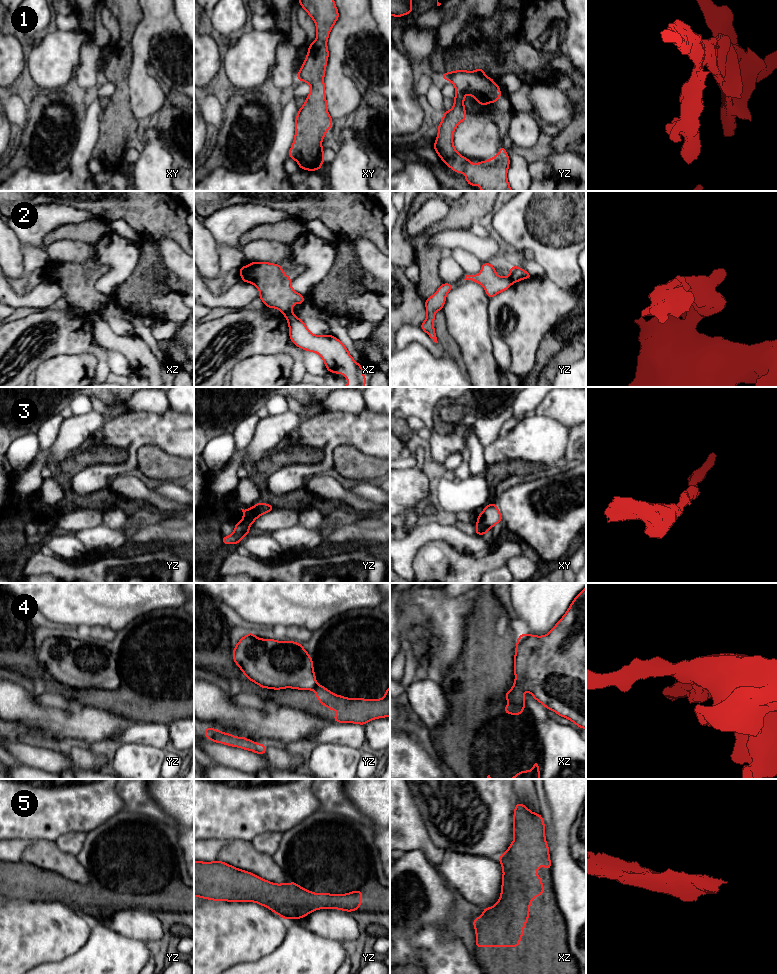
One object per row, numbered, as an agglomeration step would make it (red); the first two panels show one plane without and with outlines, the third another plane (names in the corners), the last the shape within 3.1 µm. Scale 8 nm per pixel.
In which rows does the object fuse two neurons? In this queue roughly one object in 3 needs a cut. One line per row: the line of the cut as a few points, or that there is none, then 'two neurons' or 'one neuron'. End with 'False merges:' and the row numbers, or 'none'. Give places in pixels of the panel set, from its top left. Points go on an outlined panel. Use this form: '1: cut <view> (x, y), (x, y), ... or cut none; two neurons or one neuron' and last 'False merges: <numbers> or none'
1: cut none; one neuron
2: cut xz (290, 311), (283, 313); two neurons
3: cut xy (478, 518), (487, 531); two neurons
4: cut xz (510, 702), (523, 704); two neurons
5: cut none; one neuron
False merges: 2, 3, 4

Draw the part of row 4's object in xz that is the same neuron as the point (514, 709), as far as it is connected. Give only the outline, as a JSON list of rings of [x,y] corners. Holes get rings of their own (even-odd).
[[[509,703],[505,708],[504,708],[504,713],[508,713],[511,715],[521,715],[522,711],[526,709],[524,704],[515,704],[515,703]]]

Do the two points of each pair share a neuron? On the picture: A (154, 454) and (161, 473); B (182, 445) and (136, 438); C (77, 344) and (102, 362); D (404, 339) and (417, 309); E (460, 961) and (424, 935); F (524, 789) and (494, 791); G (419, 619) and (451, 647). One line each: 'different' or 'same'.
A: same
B: same
C: same
D: different
E: same
F: different
G: same

